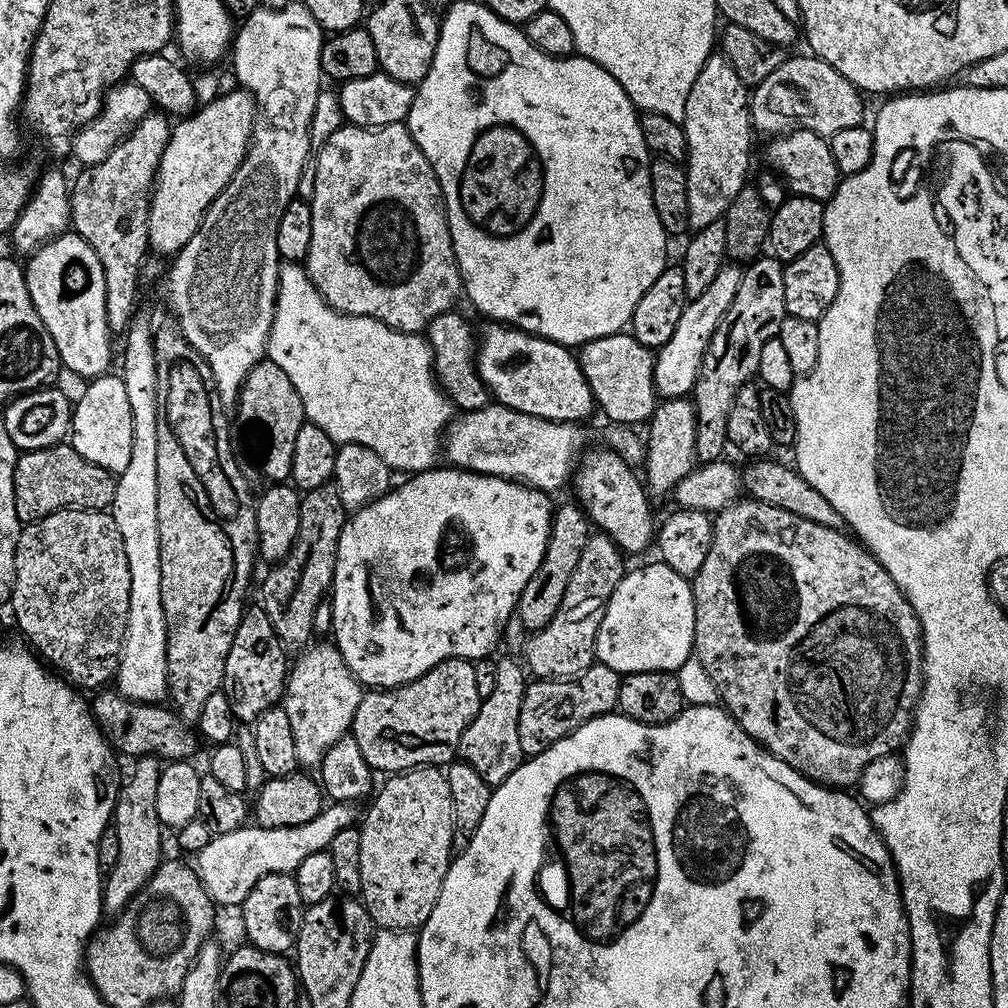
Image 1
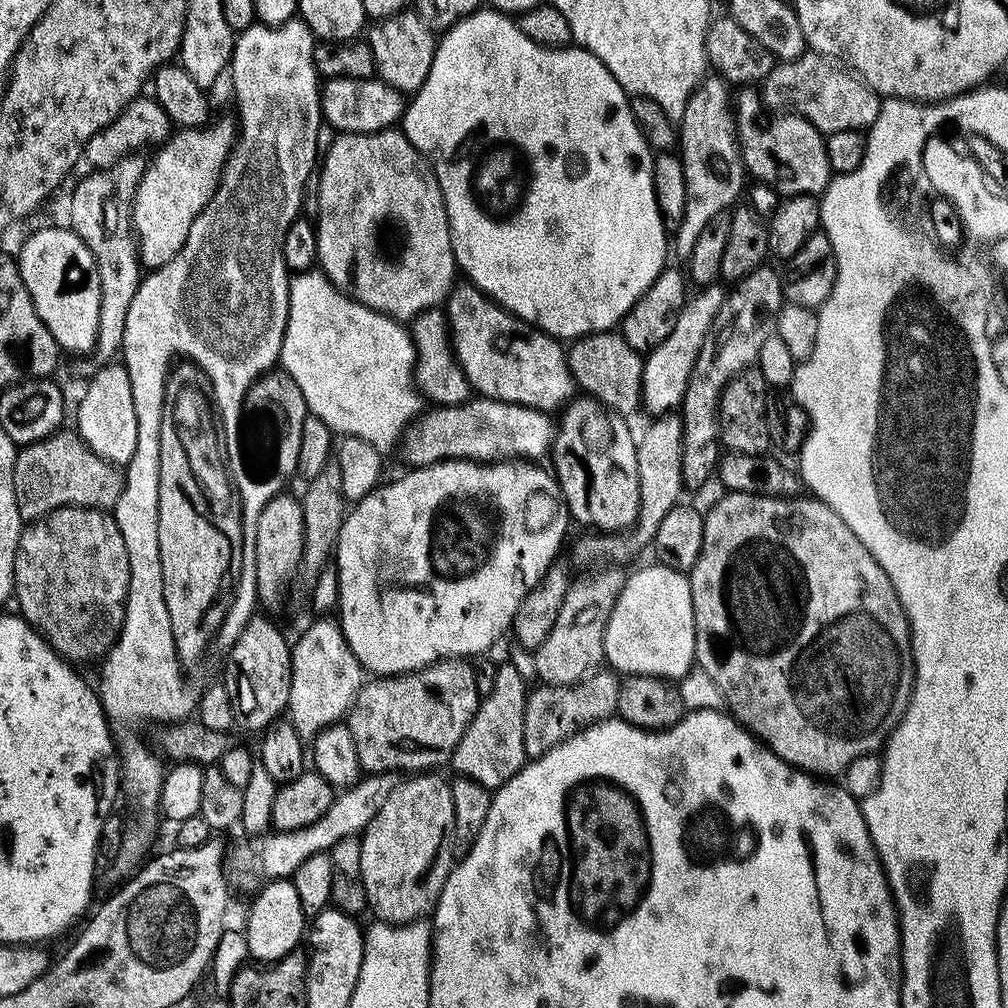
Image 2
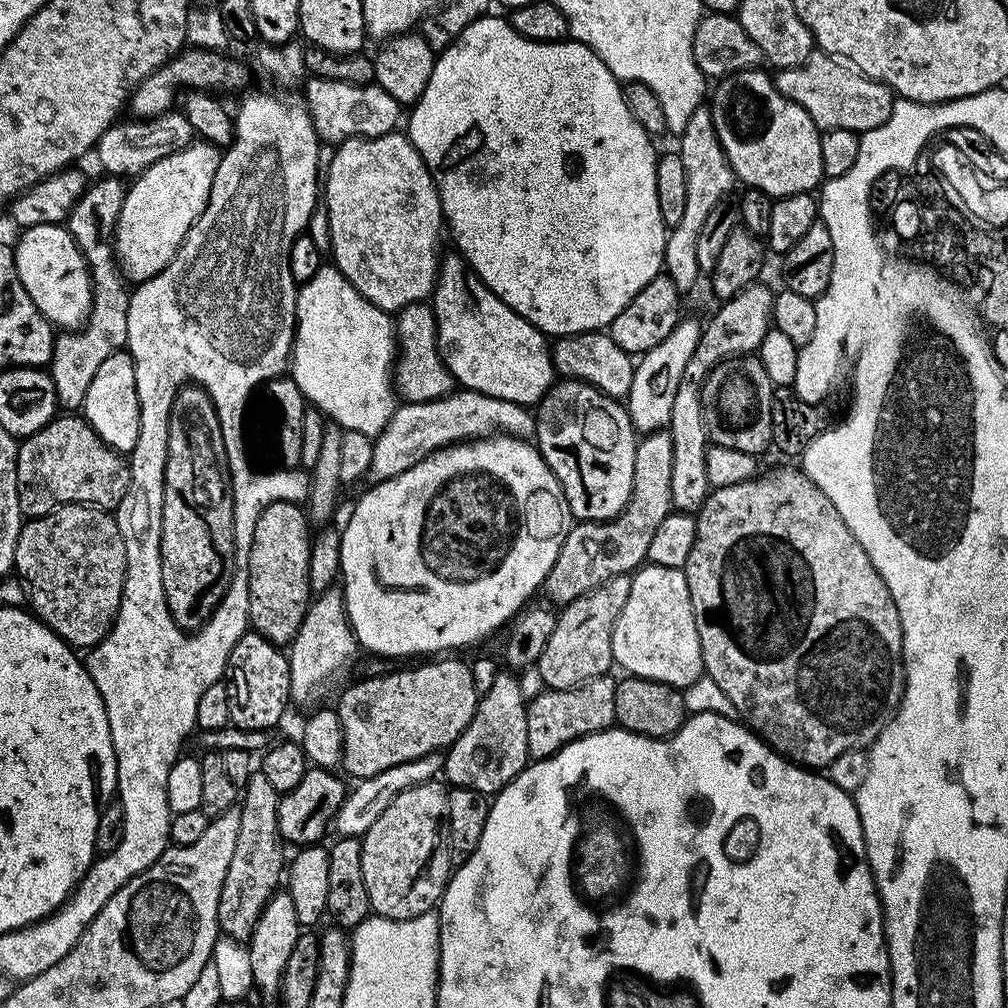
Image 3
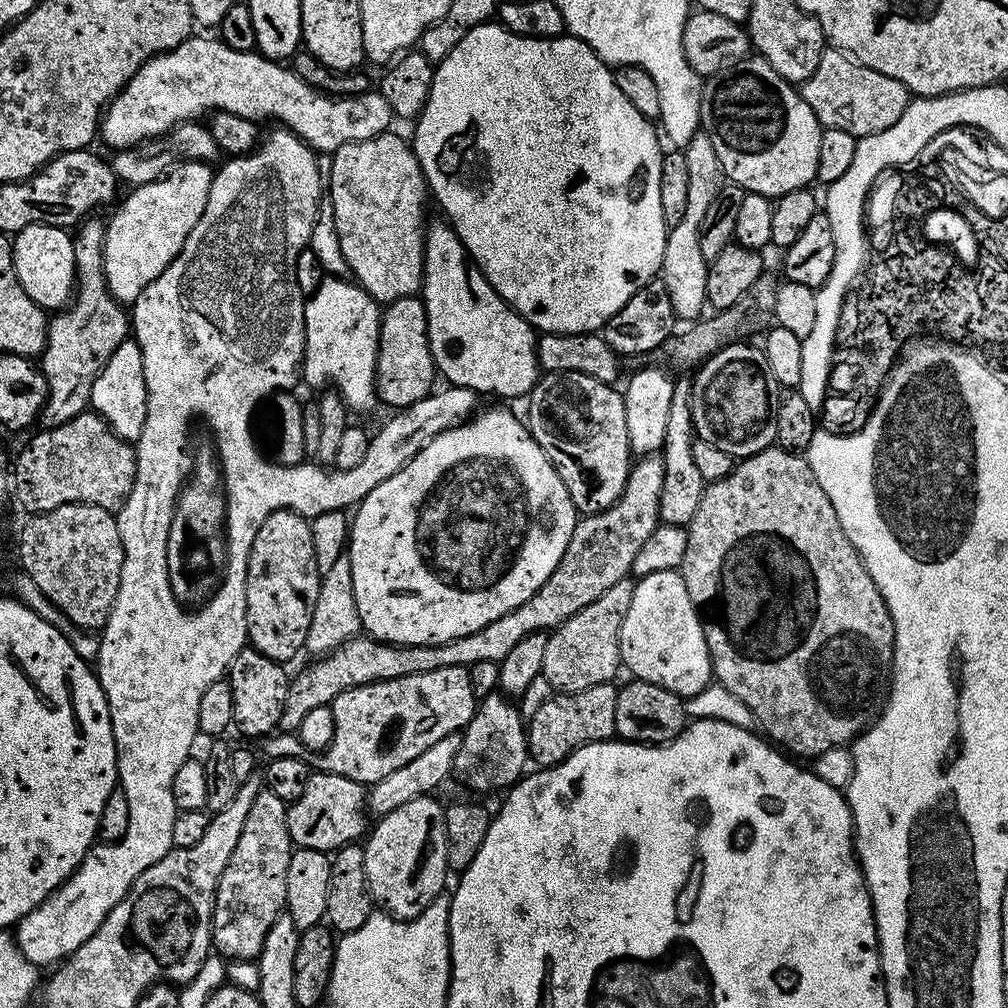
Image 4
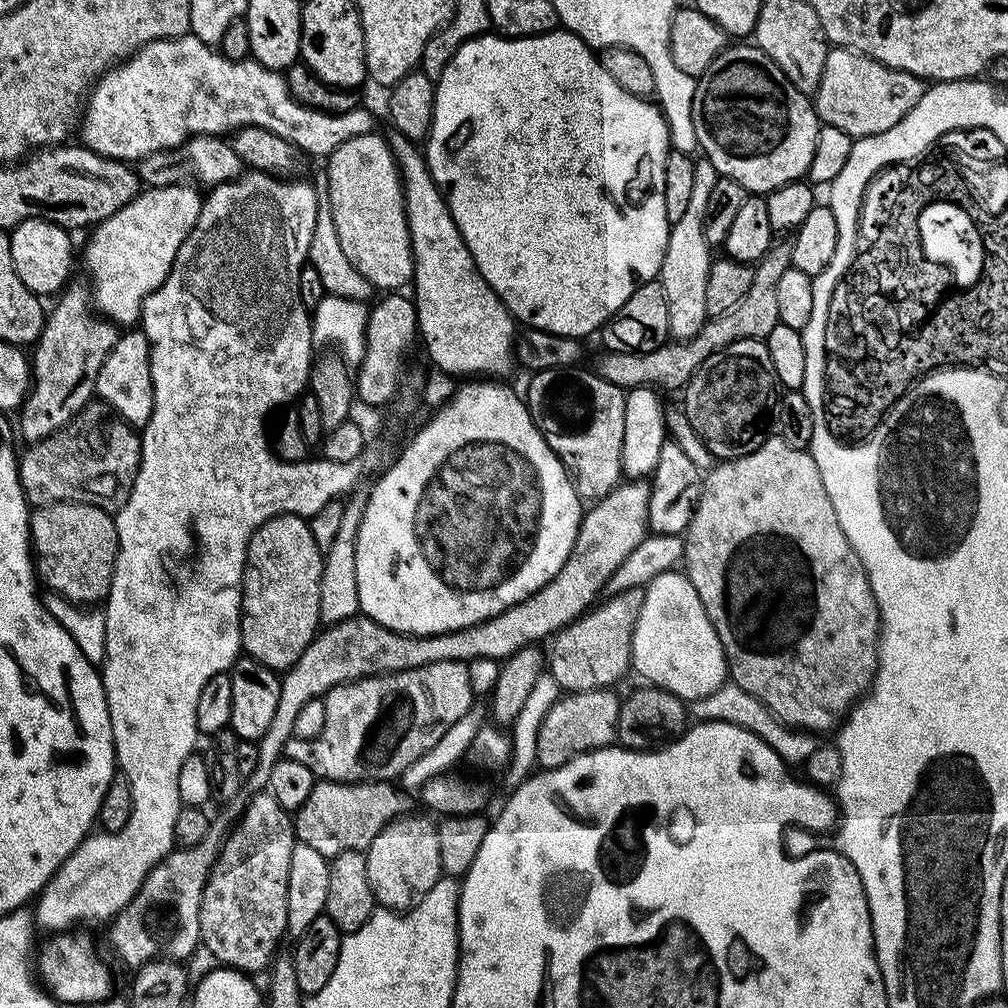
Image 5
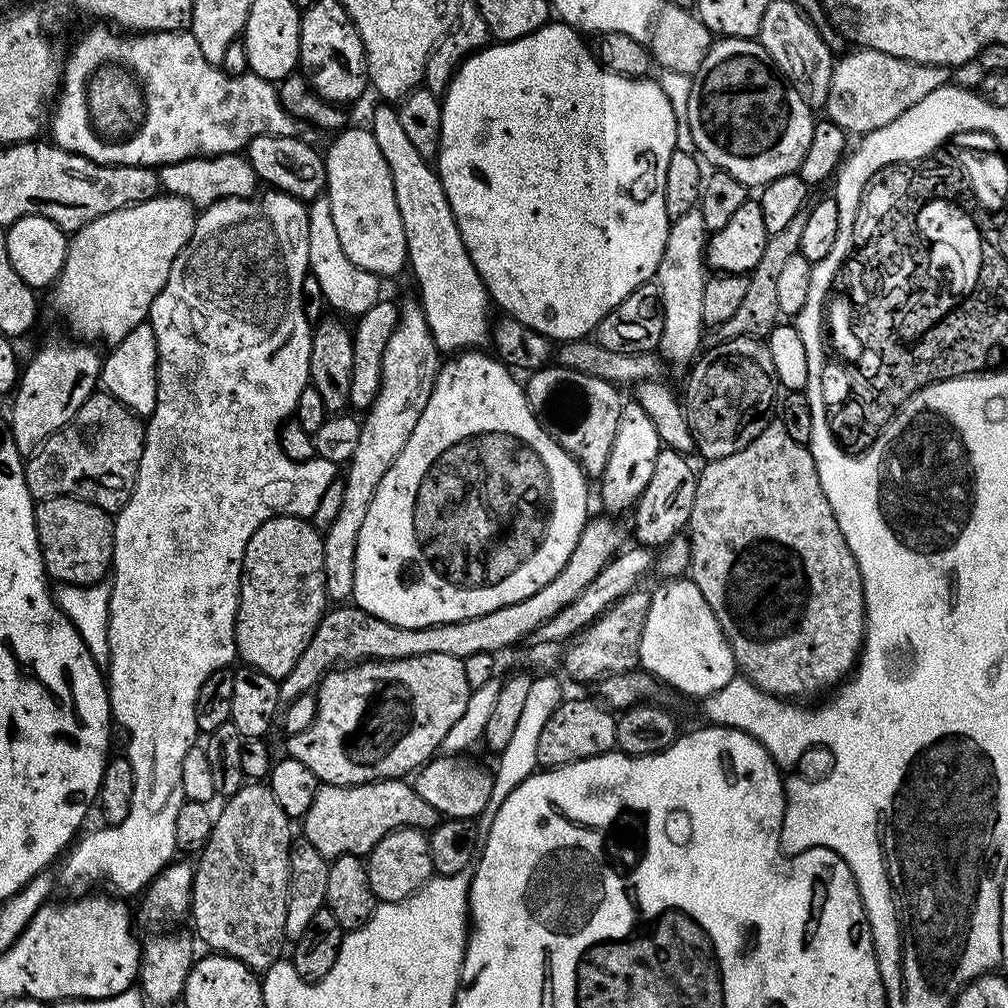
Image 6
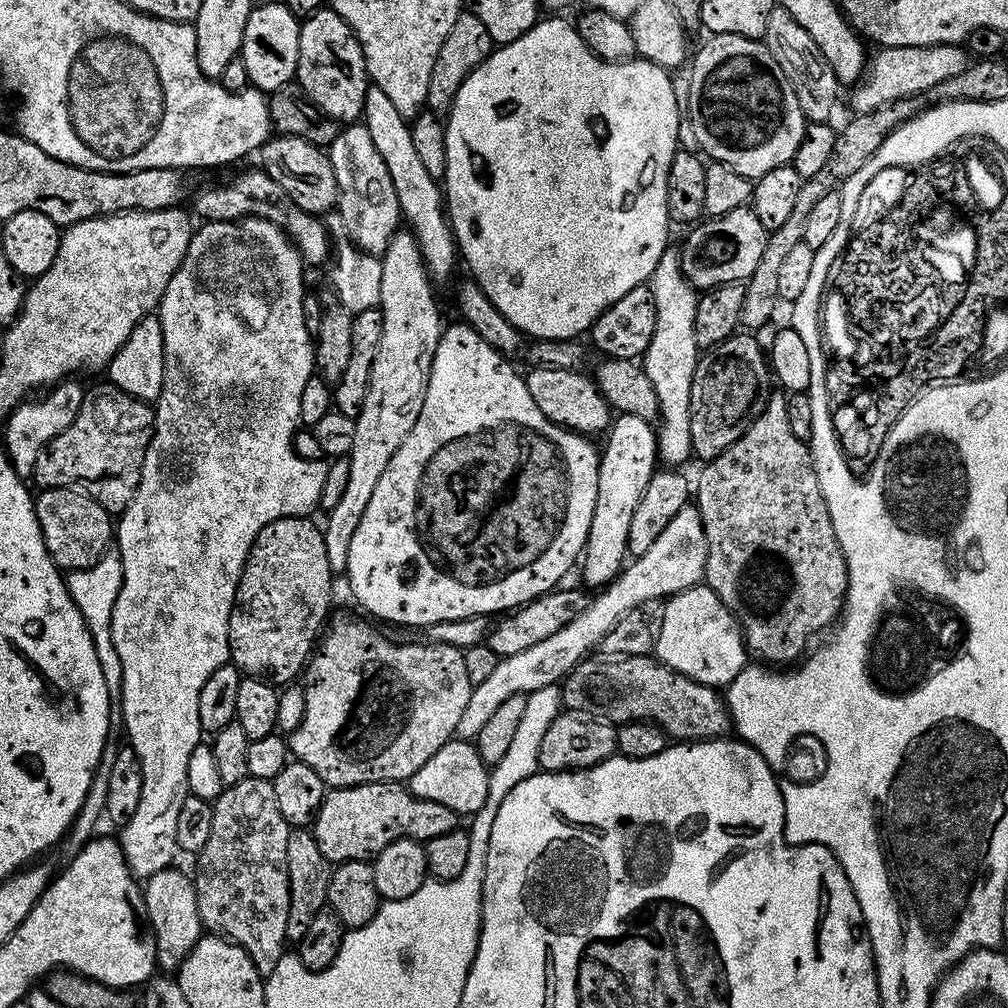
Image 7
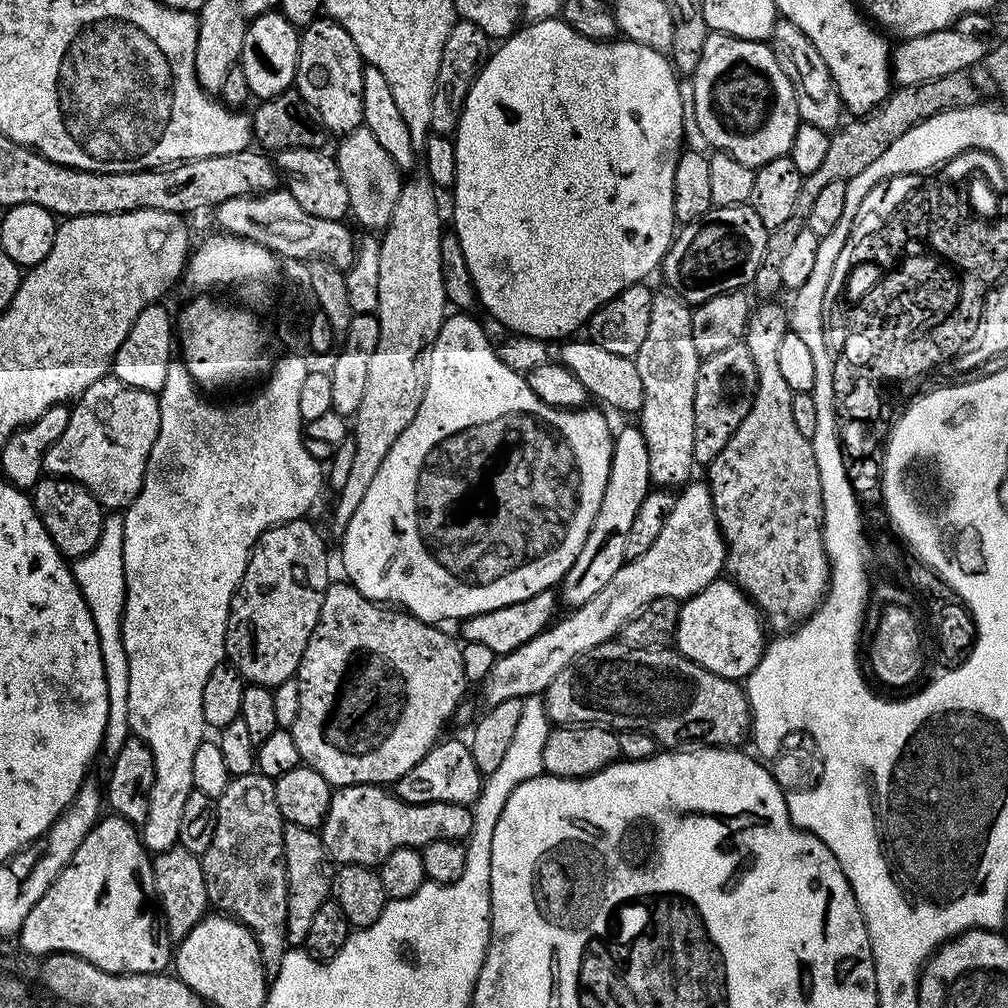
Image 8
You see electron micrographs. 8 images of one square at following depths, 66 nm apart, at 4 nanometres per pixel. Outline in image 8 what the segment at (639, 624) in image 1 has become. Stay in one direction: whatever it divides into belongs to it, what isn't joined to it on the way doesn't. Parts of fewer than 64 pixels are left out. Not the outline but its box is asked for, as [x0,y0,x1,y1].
[674,578,766,681]

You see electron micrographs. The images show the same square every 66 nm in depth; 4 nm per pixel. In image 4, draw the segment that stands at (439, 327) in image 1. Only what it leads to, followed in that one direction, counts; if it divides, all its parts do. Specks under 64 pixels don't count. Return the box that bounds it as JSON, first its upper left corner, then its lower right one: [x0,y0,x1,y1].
[376,295,438,410]

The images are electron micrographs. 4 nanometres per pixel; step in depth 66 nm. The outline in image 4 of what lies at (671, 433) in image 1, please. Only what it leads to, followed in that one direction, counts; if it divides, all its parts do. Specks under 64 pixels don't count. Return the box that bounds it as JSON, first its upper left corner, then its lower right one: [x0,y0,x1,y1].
[279,454,664,734]

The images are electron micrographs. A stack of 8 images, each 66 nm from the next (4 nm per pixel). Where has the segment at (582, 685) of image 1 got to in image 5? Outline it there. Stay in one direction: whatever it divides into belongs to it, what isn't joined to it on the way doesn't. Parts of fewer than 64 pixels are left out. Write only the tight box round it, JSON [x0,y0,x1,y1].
[537,688,621,770]

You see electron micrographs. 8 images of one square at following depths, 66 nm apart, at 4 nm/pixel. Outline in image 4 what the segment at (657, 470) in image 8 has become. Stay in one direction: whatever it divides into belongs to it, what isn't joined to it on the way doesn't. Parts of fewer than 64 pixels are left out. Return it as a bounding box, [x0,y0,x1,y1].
[658,131,726,322]

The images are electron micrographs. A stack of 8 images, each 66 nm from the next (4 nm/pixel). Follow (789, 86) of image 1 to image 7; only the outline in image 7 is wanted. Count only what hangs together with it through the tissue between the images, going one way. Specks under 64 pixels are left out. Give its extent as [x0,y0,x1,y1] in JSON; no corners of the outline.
[851,44,970,113]

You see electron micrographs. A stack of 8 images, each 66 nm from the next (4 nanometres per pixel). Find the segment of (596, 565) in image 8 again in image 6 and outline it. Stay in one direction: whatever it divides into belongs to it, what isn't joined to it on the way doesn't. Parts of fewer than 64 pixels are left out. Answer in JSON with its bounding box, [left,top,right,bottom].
[598,402,662,513]

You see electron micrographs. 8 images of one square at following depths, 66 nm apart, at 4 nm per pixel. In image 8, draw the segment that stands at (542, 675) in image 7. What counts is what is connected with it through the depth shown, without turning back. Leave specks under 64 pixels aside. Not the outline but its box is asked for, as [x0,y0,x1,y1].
[482,482,726,705]

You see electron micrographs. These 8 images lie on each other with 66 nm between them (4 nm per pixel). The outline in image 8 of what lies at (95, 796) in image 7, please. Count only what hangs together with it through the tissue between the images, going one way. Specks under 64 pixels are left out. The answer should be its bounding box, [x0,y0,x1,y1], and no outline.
[71,514,131,759]

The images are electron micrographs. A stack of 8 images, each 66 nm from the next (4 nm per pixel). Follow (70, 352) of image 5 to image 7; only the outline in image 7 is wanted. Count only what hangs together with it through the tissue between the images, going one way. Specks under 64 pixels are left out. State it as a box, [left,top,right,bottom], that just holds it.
[2,378,86,478]

